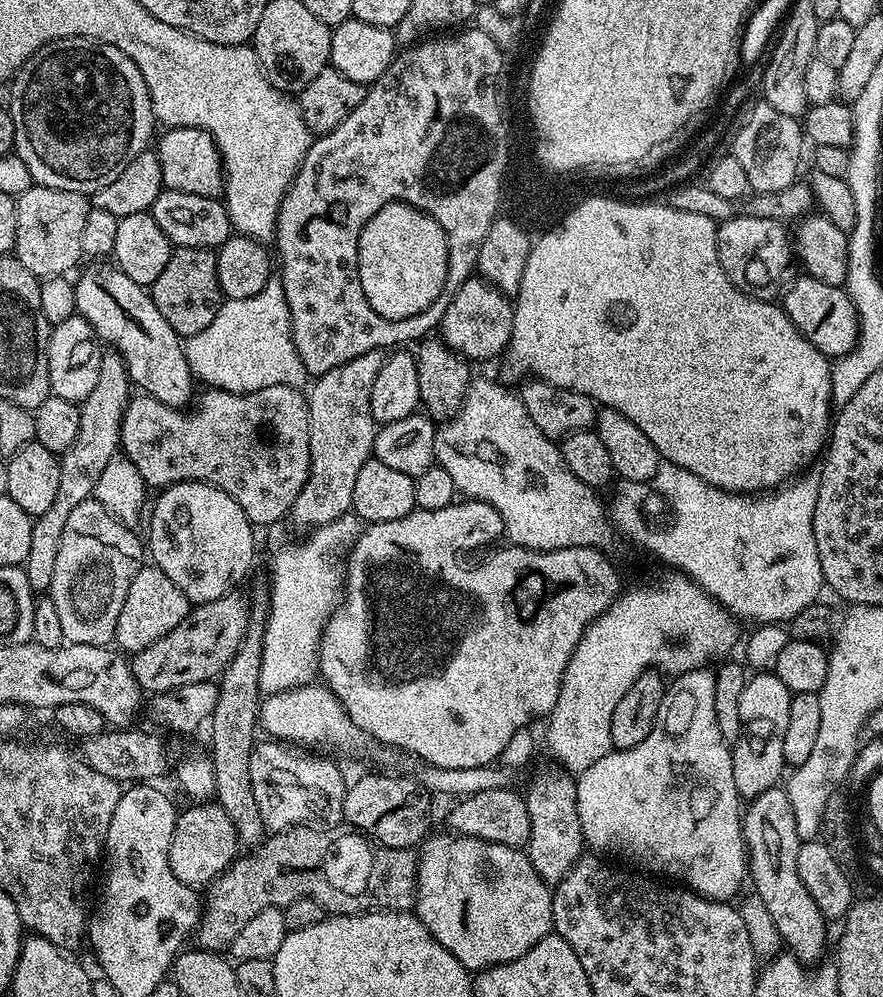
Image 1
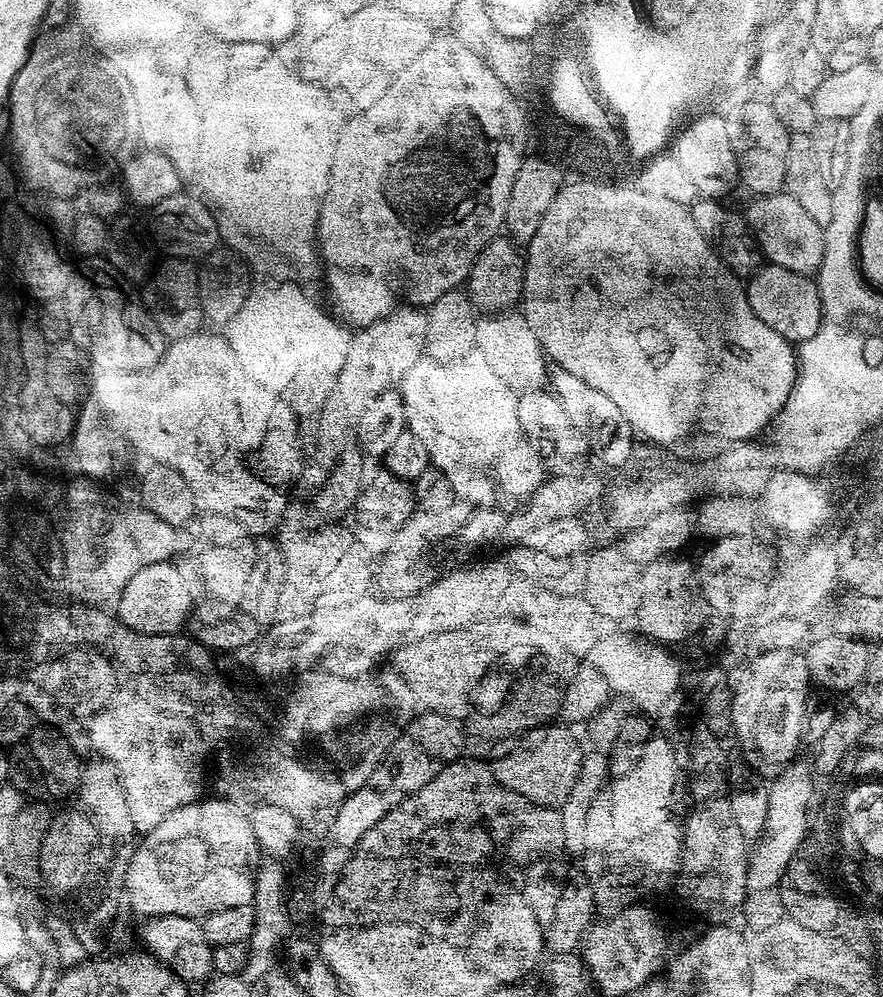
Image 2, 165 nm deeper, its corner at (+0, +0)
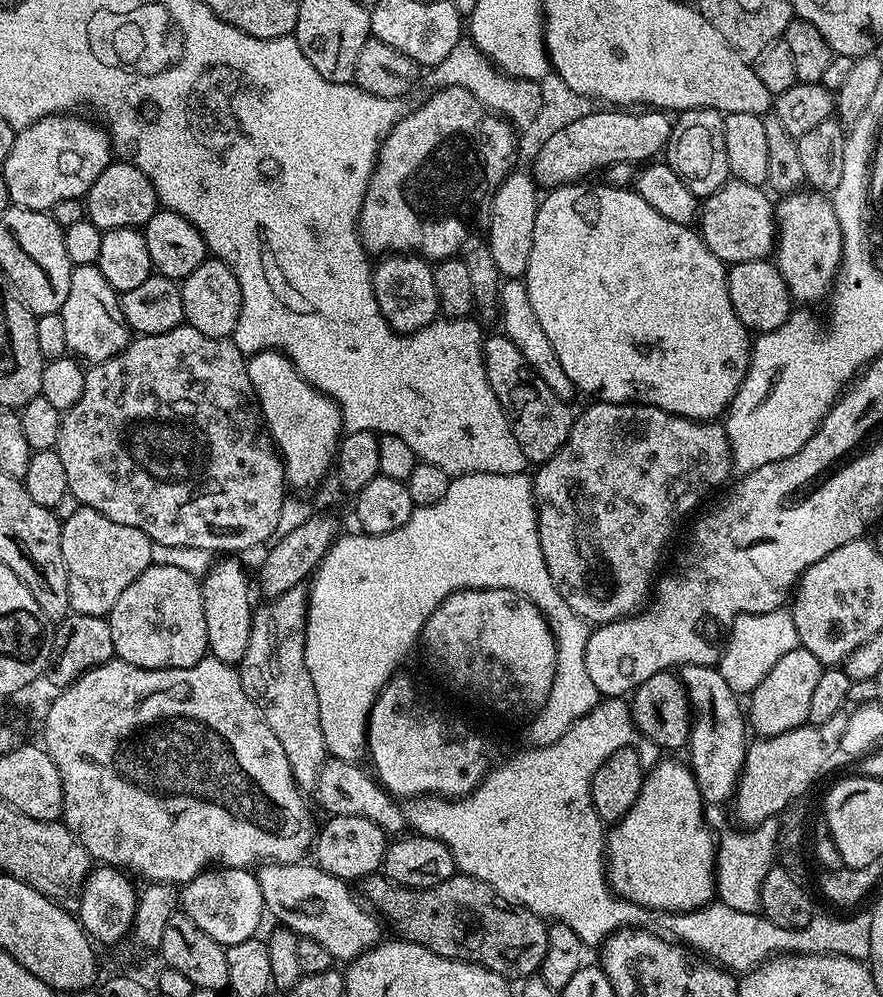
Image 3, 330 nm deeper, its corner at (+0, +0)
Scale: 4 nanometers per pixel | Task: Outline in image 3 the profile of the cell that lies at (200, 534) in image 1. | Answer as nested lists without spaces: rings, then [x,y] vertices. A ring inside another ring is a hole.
[[[220,558],[213,563],[202,577],[202,606],[206,610],[206,634],[208,650],[217,660],[233,666],[239,665],[246,654],[246,646],[250,646],[250,630],[252,629],[252,613],[254,603],[248,593],[248,576],[236,558]]]

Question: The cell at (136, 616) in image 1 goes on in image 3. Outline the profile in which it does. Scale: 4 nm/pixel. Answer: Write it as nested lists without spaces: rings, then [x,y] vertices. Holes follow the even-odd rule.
[[[151,563],[107,614],[116,656],[139,668],[189,668],[209,655],[201,581],[178,566]]]

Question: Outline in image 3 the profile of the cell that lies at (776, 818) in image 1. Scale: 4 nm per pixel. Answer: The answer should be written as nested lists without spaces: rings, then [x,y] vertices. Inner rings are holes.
[[[685,664],[679,669],[678,675],[684,683],[694,713],[692,733],[688,735],[686,745],[686,760],[698,782],[700,797],[708,806],[724,804],[727,800],[729,803],[735,797],[736,783],[744,769],[744,759],[750,743],[750,728],[746,723],[746,712],[742,707],[741,697],[730,688],[719,667],[711,664]]]

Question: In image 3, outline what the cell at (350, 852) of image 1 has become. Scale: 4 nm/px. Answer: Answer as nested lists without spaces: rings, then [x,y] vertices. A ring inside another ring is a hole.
[[[373,874],[364,877],[362,887],[363,899],[387,923],[389,920],[403,939],[426,946],[442,958],[481,964],[505,978],[535,976],[546,958],[549,925],[530,909],[513,907],[473,876],[457,874],[438,886],[407,888],[383,874]]]

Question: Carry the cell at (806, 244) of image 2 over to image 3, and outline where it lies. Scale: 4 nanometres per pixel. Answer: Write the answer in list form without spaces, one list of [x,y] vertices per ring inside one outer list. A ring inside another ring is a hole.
[[[729,178],[717,192],[703,197],[698,208],[698,231],[704,244],[723,264],[731,266],[738,262],[762,260],[773,251],[776,243],[776,210],[771,198],[761,185],[747,184],[735,178]]]

